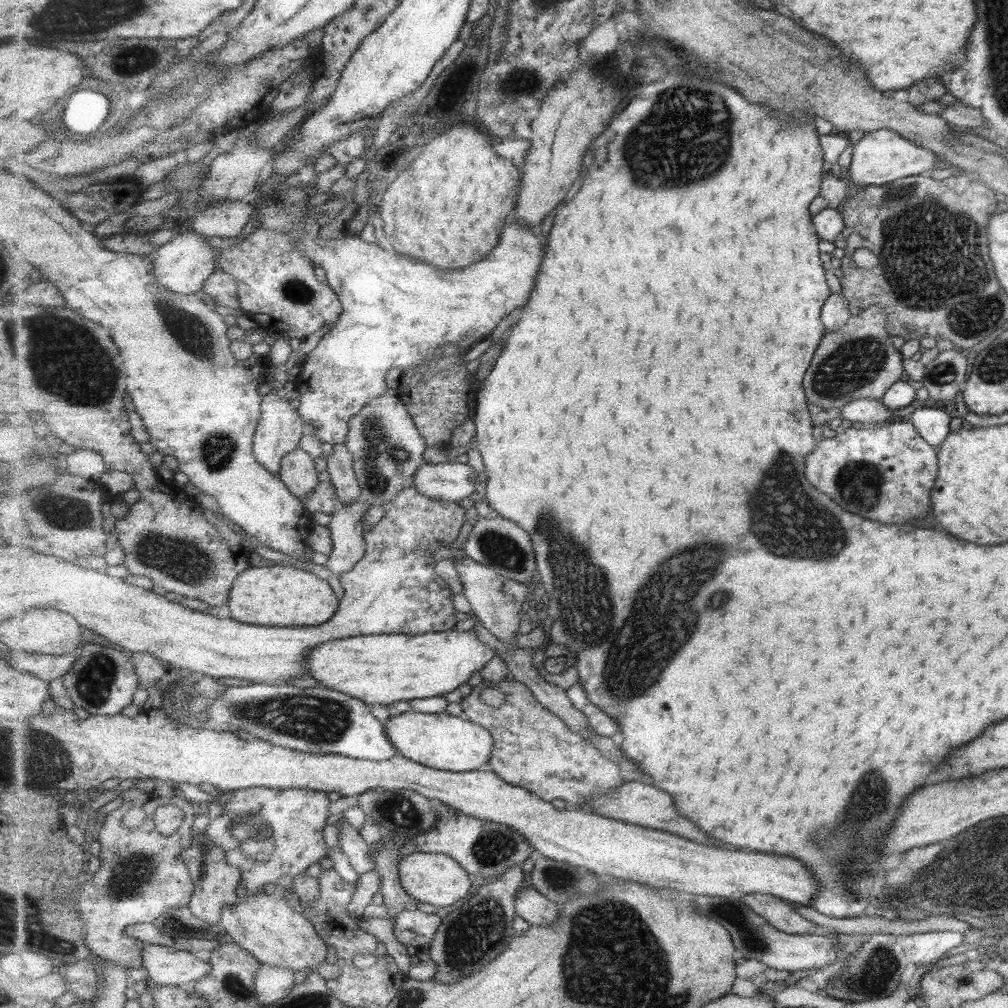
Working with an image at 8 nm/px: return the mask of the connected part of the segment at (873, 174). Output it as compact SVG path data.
M880 128L863 133L859 141L853 145L850 165L845 177L850 184L879 186L905 176L917 176L930 172L937 162L935 153L915 144L913 141L893 132L888 128Z

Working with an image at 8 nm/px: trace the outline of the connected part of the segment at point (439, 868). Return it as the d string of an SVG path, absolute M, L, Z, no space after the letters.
M415 851L405 855L398 867L403 888L417 901L432 904L441 910L441 906L458 906L470 897L469 872L451 856Z

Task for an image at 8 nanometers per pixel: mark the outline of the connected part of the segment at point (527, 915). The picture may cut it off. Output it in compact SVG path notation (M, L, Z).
M527 883L516 895L516 909L529 926L549 927L557 921L560 906Z

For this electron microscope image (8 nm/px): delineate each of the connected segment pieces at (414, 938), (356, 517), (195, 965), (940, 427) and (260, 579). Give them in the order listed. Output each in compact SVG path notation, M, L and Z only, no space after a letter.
M419 908L404 910L396 918L394 935L403 943L415 948L430 945L441 927L441 916L425 914Z
M361 501L350 505L341 505L331 516L329 524L334 542L334 551L328 556L326 567L338 579L365 556L367 525L363 522L363 514L368 506Z
M145 943L142 952L144 968L154 985L194 985L212 971L209 960L201 960L193 952L158 944Z
M915 408L906 417L916 434L932 448L938 448L950 432L948 422L952 419L939 408Z
M273 565L249 568L237 577L229 596L230 614L242 623L297 627L320 625L333 618L340 607L340 599L331 586L311 571L293 565Z

